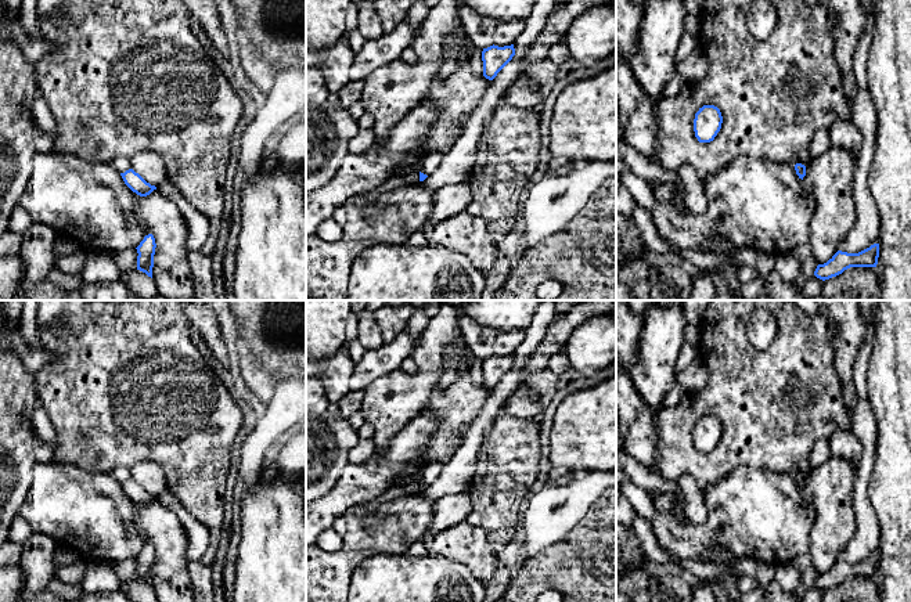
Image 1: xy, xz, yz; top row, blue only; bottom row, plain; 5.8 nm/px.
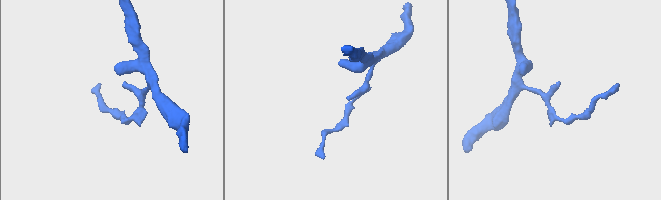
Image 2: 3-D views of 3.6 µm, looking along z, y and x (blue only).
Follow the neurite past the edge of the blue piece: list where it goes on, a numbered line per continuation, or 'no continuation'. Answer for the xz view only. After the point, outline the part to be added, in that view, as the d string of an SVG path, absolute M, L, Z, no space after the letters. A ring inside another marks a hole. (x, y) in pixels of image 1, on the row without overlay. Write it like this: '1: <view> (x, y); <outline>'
1: xz (410, 489); M411 482L400 487L392 487L386 490L382 495L379 495L374 501L364 504L363 508L366 508L367 511L375 511L385 502L395 501L397 498L407 497L407 495L420 494L420 493L421 493L420 482Z

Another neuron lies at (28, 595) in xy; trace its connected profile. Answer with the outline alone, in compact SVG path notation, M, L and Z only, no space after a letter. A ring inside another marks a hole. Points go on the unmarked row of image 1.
M25 591L18 602L79 602L76 599L62 599L44 591Z

